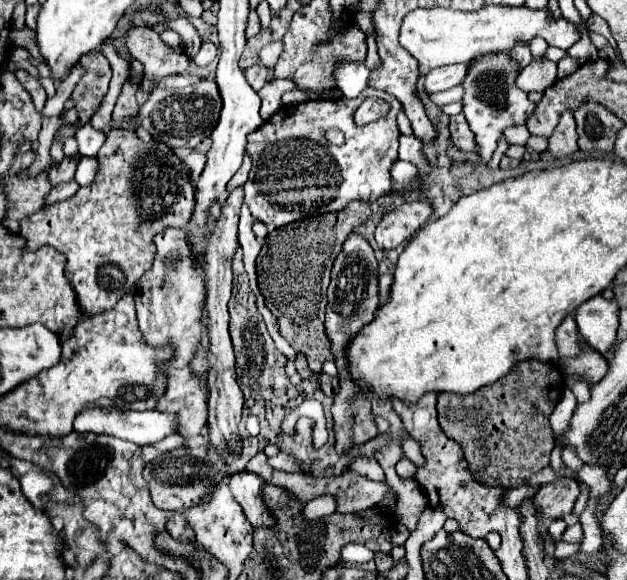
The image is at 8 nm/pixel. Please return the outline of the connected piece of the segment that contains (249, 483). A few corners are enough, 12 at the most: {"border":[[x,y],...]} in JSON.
{"border":[[235,473],[229,479],[235,501],[253,527],[275,527],[255,473]]}

